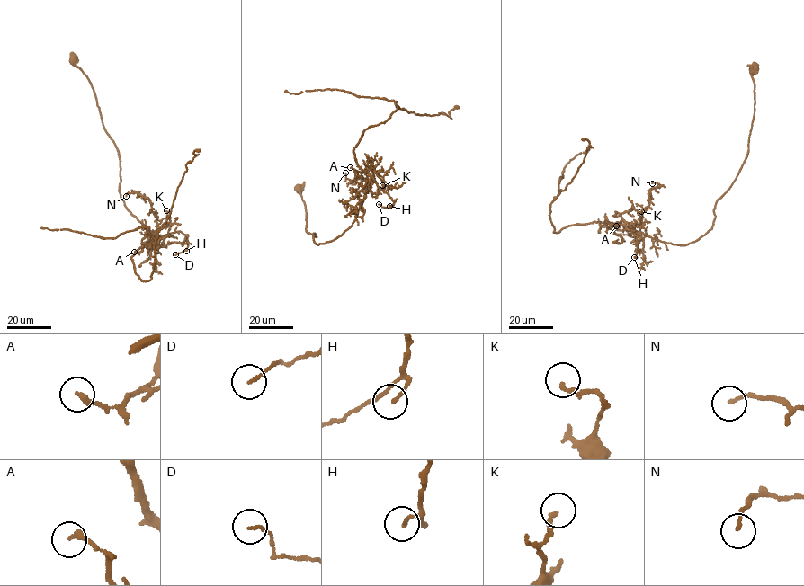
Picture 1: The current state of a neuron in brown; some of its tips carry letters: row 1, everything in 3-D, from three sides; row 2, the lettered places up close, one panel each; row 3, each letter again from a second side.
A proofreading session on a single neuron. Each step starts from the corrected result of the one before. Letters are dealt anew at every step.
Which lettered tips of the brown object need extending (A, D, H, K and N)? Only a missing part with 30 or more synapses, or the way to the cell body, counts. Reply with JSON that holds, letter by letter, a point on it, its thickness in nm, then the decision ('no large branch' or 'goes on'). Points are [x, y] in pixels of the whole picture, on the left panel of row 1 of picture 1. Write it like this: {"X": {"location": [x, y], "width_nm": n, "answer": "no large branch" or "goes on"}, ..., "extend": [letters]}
{"A": {"location": [134, 252], "width_nm": 240, "answer": "no large branch"}, "D": {"location": [175, 254], "width_nm": 120, "answer": "no large branch"}, "H": {"location": [186, 251], "width_nm": 110, "answer": "no large branch"}, "K": {"location": [166, 210], "width_nm": 180, "answer": "no large branch"}, "N": {"location": [126, 196], "width_nm": 120, "answer": "no large branch"}, "extend": []}

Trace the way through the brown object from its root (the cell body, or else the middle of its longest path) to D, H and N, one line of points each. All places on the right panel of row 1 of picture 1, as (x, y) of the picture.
D: (753, 68), (747, 156), (716, 202), (711, 228), (680, 245), (626, 223), (637, 236), (634, 257)
H: (753, 68), (747, 156), (716, 202), (711, 228), (680, 245), (626, 223), (637, 236), (634, 257)
N: (753, 68), (747, 156), (716, 202), (711, 228), (682, 245), (644, 235), (642, 212), (657, 186), (652, 183)

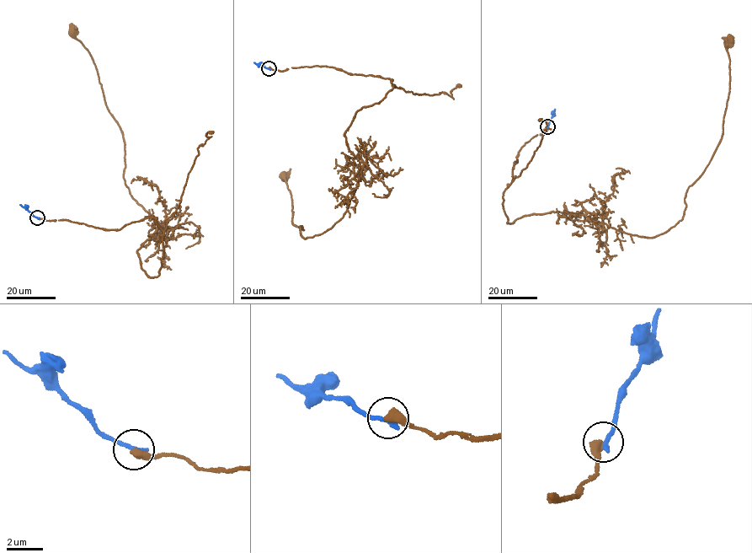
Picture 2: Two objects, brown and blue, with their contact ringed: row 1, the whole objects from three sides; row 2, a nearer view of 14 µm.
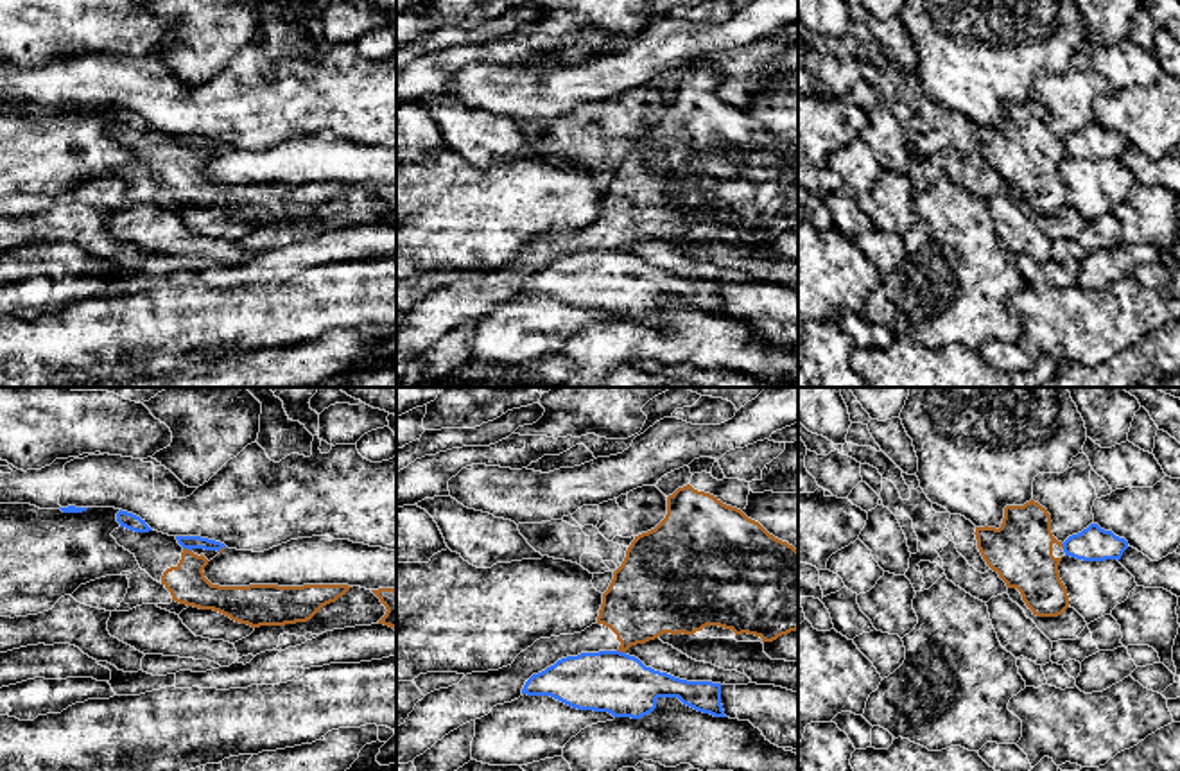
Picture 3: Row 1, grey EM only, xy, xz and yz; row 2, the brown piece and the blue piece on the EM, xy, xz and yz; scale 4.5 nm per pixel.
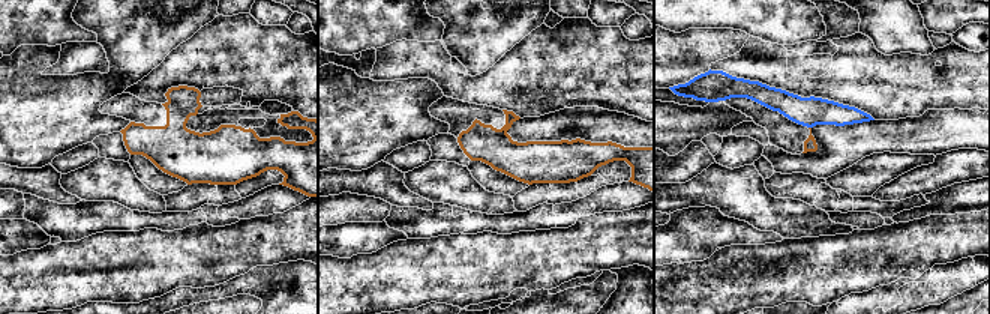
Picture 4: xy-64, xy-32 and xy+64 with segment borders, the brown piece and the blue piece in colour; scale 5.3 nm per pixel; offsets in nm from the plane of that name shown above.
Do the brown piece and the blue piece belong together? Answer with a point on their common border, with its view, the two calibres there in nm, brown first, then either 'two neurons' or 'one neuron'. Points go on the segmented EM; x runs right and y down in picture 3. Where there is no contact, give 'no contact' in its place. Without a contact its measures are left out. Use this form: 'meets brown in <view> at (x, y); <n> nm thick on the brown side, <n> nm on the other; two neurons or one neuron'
meets brown in xy at (187, 549); 170 nm thick on the brown side, 60 nm on the other; two neurons

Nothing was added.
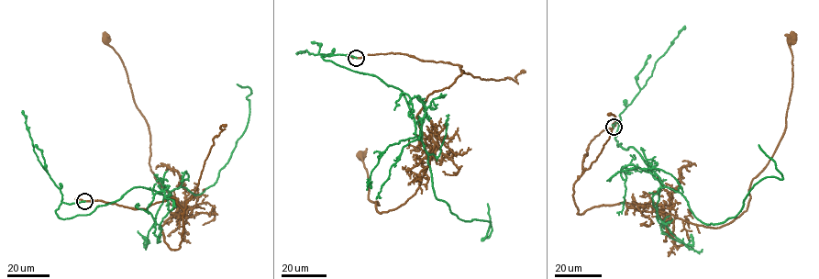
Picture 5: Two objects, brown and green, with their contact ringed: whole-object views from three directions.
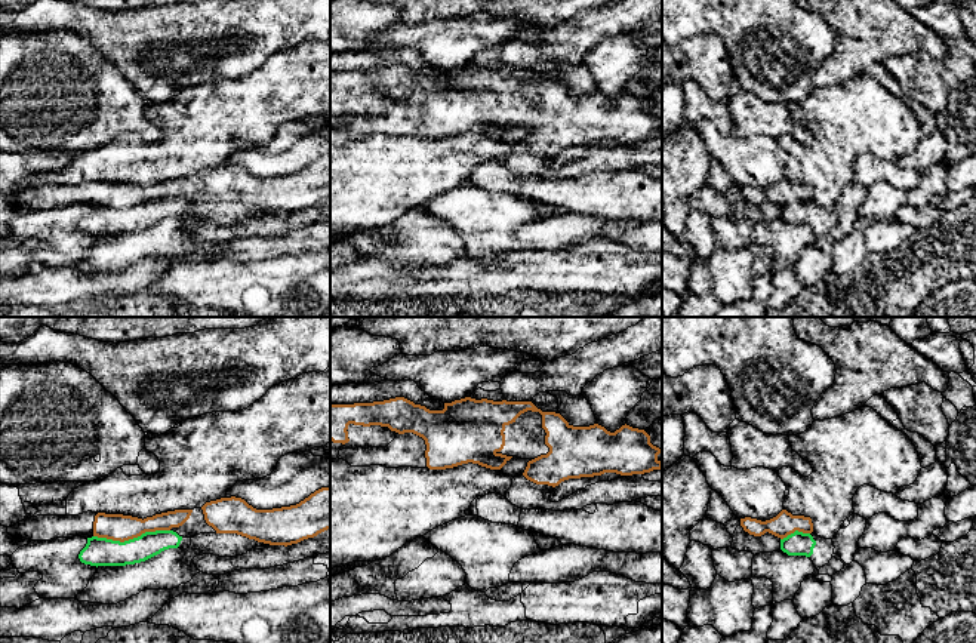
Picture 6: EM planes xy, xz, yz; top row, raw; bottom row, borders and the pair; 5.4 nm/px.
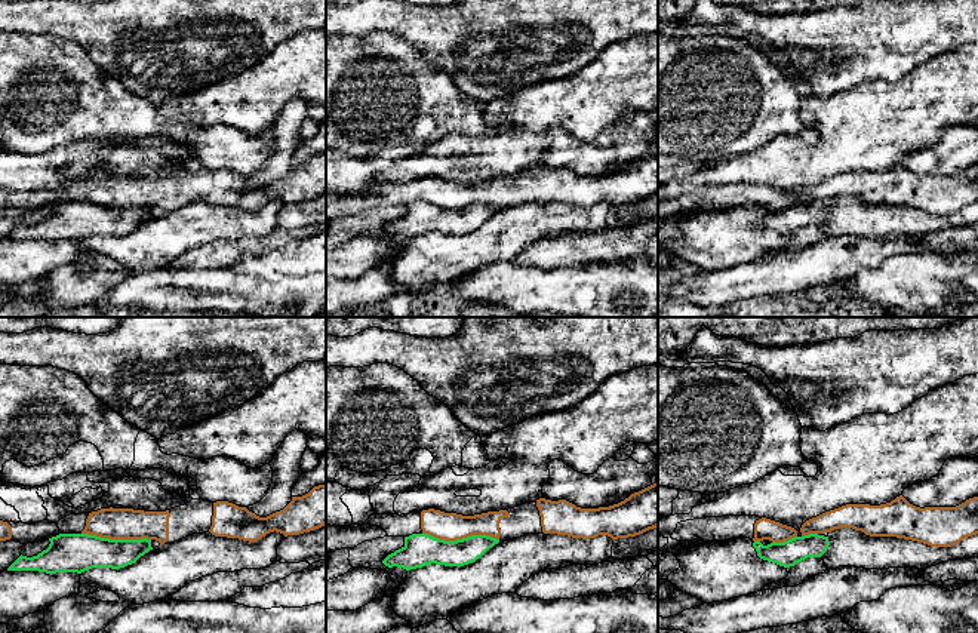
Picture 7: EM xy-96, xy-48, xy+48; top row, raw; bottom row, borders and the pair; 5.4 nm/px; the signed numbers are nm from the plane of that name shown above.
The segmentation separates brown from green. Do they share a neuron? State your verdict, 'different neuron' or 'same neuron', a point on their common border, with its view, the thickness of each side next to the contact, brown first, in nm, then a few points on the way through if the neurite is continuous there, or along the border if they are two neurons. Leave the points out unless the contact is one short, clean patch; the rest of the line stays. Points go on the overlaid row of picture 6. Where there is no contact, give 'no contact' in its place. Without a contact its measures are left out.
different neuron | xy (131, 538) | 140/160 nm

